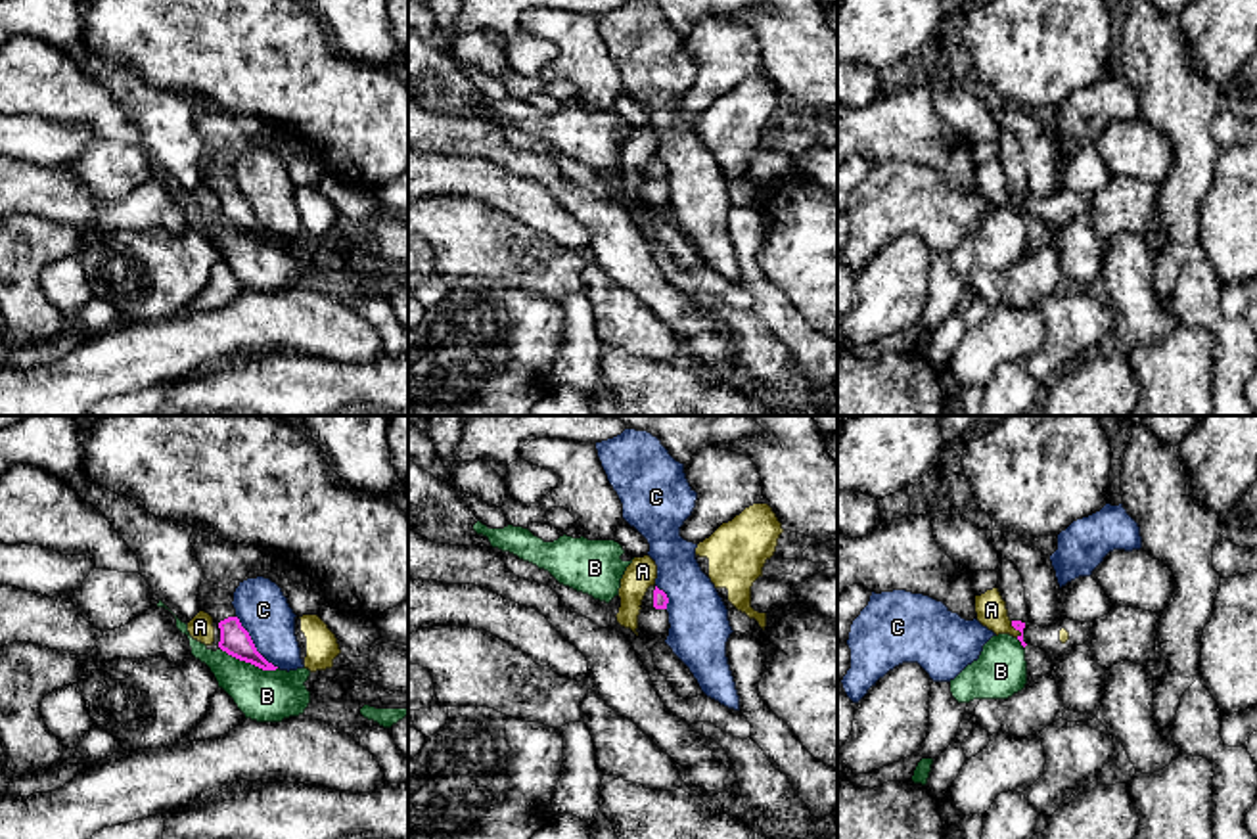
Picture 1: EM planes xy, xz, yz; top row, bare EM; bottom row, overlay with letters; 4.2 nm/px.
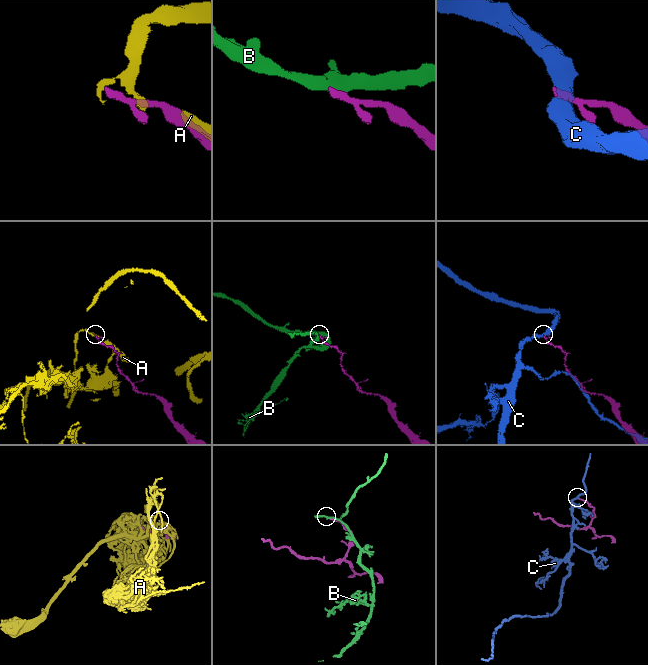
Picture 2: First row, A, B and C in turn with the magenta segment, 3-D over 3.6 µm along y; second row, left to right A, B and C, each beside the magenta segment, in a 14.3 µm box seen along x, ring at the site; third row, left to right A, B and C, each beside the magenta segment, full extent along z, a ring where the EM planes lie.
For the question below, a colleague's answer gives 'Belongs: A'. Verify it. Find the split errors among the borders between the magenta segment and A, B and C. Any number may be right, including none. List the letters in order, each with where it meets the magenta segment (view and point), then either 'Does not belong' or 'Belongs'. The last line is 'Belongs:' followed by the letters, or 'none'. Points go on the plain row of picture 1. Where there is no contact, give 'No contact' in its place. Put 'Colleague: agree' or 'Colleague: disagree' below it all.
A: Touches magenta at yz (1016, 200). Does not belong
B: Touches magenta at xy (250, 232). Does not belong
C: Touches magenta at xy (253, 215). Does not belong
Belongs: none
Colleague: disagree

